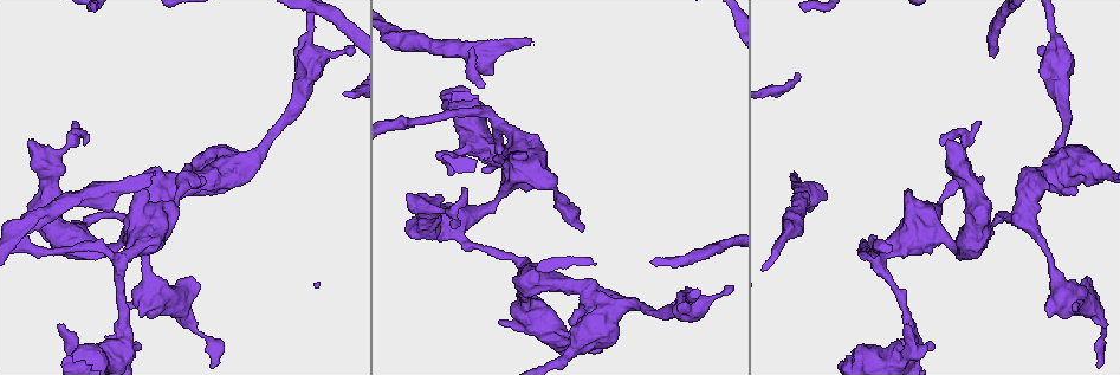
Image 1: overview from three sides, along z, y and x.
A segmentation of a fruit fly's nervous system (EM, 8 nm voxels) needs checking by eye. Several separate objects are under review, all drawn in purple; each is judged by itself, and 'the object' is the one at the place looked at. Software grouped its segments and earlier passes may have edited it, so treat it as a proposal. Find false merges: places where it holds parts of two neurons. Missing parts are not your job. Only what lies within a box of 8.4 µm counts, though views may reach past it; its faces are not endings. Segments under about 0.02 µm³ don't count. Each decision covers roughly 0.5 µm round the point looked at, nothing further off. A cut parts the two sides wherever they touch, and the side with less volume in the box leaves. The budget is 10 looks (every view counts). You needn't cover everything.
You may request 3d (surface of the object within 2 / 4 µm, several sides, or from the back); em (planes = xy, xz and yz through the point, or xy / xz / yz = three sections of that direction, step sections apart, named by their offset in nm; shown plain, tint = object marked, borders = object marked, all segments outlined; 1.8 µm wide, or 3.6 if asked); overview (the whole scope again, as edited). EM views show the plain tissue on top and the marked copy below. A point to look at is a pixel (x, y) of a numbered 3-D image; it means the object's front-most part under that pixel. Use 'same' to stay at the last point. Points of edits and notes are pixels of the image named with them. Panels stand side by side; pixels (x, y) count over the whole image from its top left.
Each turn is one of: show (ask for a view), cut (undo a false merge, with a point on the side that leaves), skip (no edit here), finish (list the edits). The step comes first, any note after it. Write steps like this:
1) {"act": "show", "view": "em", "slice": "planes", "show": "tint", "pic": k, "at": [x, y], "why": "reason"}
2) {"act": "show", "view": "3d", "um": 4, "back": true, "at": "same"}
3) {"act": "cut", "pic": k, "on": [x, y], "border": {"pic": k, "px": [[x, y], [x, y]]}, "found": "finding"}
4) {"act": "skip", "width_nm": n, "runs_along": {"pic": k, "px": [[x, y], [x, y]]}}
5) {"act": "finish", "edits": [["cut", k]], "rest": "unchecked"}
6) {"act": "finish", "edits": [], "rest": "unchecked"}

{"act": "show", "view": "em", "slice": "planes", "show": "tint", "pic": 1, "at": [873, 261], "why": "three arms meet"}

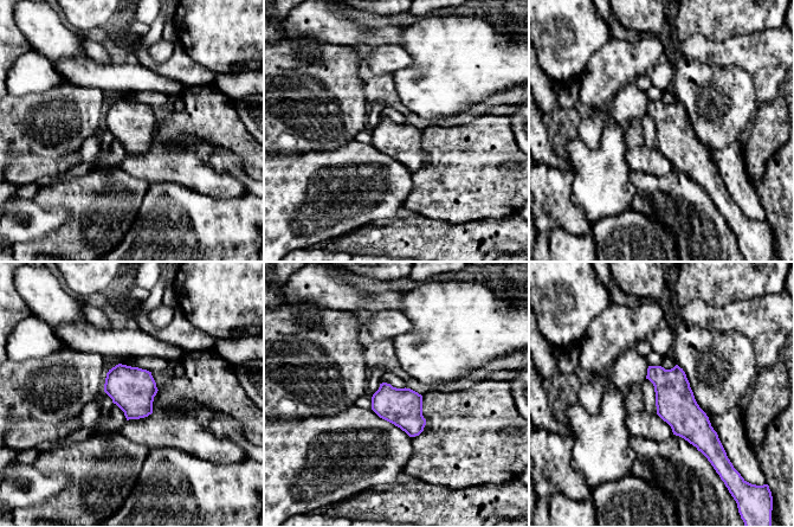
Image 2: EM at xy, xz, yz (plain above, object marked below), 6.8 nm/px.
{"act": "skip", "found": "continuous, no second neuron"}

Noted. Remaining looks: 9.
{"act": "show", "view": "3d", "um": 4, "pic": 1, "at": [492, 52]}

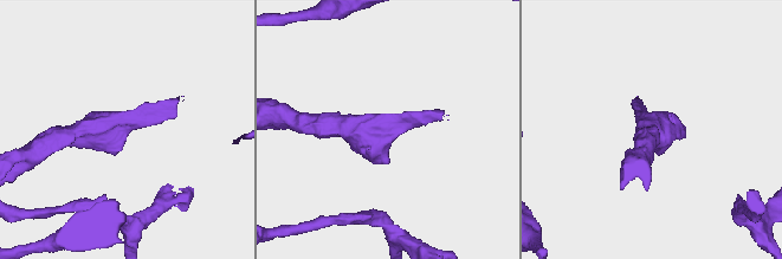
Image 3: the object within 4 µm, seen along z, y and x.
{"act": "show", "view": "em", "um": 3.6, "slice": "planes", "show": "tint", "pic": 3, "at": [123, 120]}

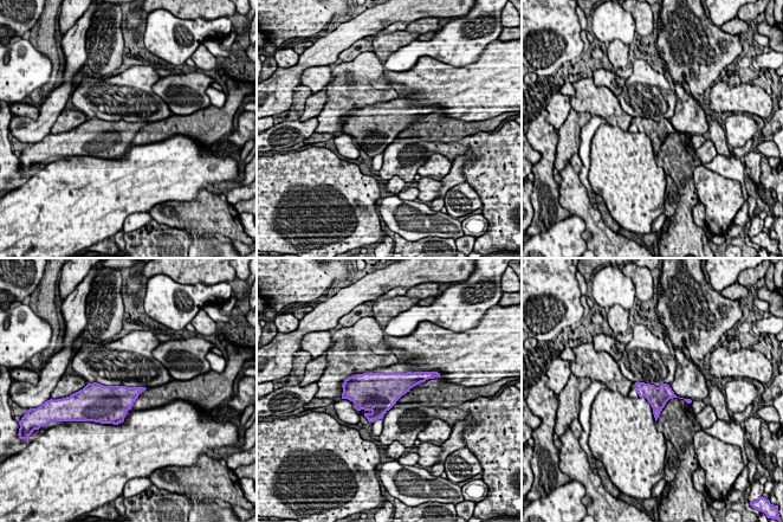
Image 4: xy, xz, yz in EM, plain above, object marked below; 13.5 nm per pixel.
{"act": "skip", "found": "all the same neuron"}

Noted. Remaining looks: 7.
{"act": "show", "view": "3d", "um": 2, "pic": 1, "at": [556, 188]}

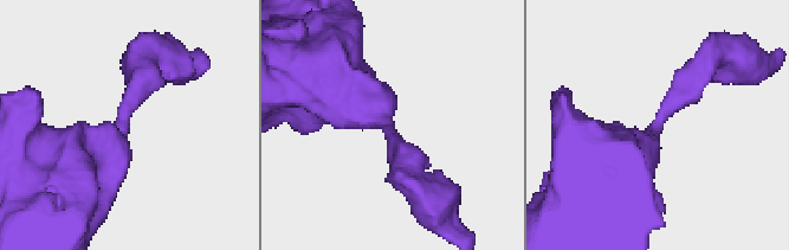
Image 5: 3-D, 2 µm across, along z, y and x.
{"act": "show", "view": "em", "slice": "planes", "show": "tint", "pic": 5, "at": [391, 132], "arm_widths_nm": [260, 600], "why": "shape alone is not enough"}

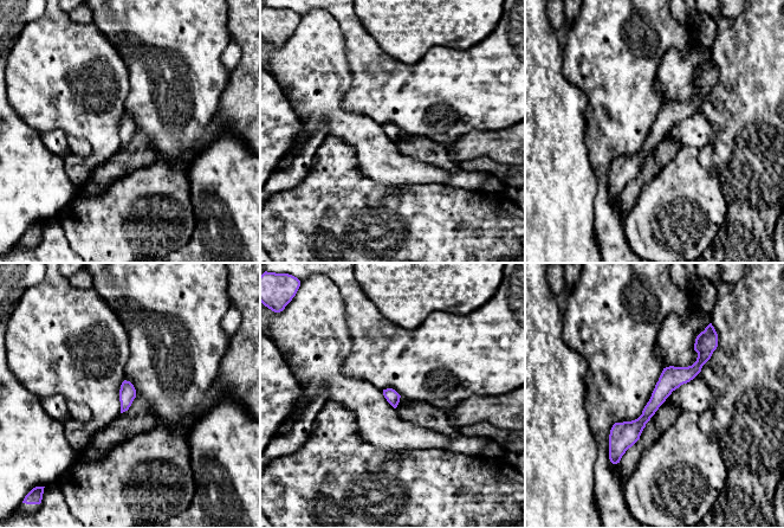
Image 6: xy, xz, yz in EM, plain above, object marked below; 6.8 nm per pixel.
{"act": "skip", "runs_along": {"pic": 6, "px": [[702, 341], [701, 360], [613, 450]]}, "found": "all the same neuron"}

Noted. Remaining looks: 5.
{"act": "show", "view": "em", "slice": "xy", "step": 16, "show": "tint", "pic": 1, "at": [71, 349], "why": "sudden change in width"}

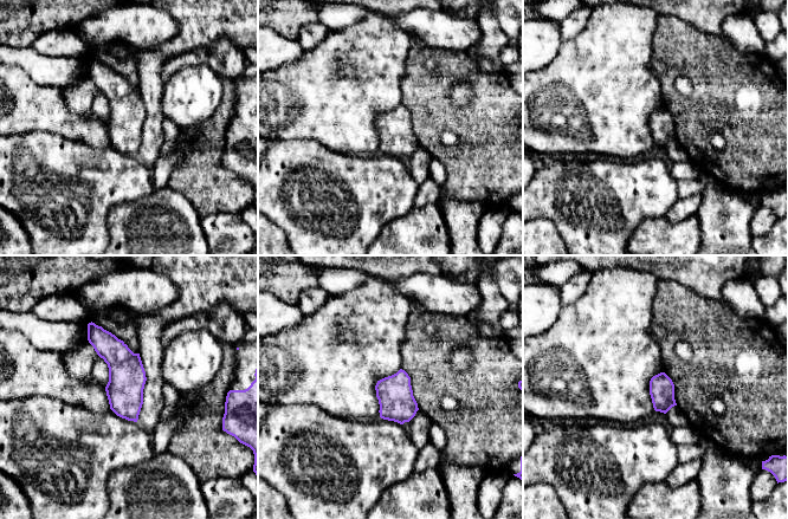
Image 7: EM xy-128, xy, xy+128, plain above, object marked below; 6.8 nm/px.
{"act": "show", "view": "em", "slice": "planes", "show": "tint", "at": "same"}

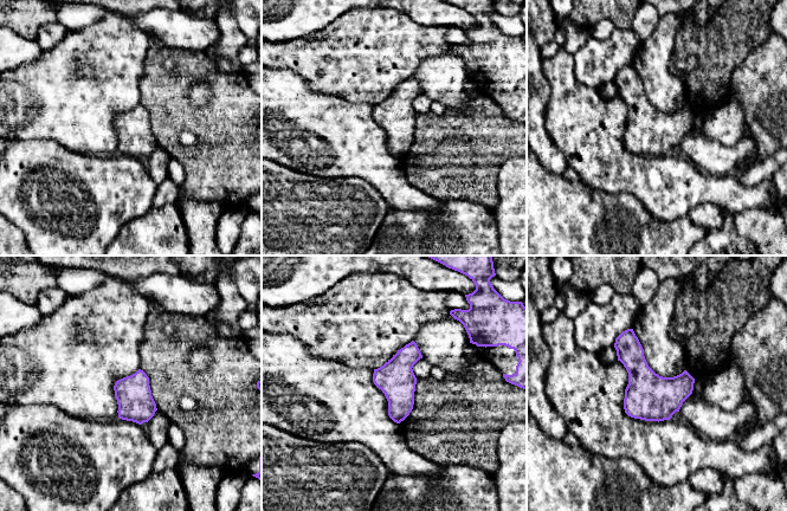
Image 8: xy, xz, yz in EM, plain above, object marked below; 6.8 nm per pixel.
{"act": "skip", "found": "all the same neuron"}

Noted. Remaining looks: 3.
{"act": "finish", "edits": [], "rest": "unchecked"}

